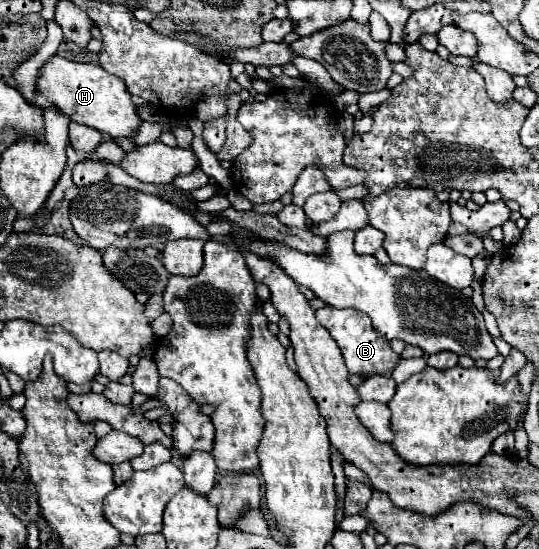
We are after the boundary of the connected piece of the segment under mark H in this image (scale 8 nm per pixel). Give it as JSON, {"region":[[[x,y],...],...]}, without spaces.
{"region":[[[52,56],[42,66],[42,76],[38,78],[40,92],[74,122],[90,126],[112,138],[132,138],[138,134],[142,124],[136,104],[130,100],[130,94],[122,78],[108,74],[102,66],[70,62],[60,56]]]}

